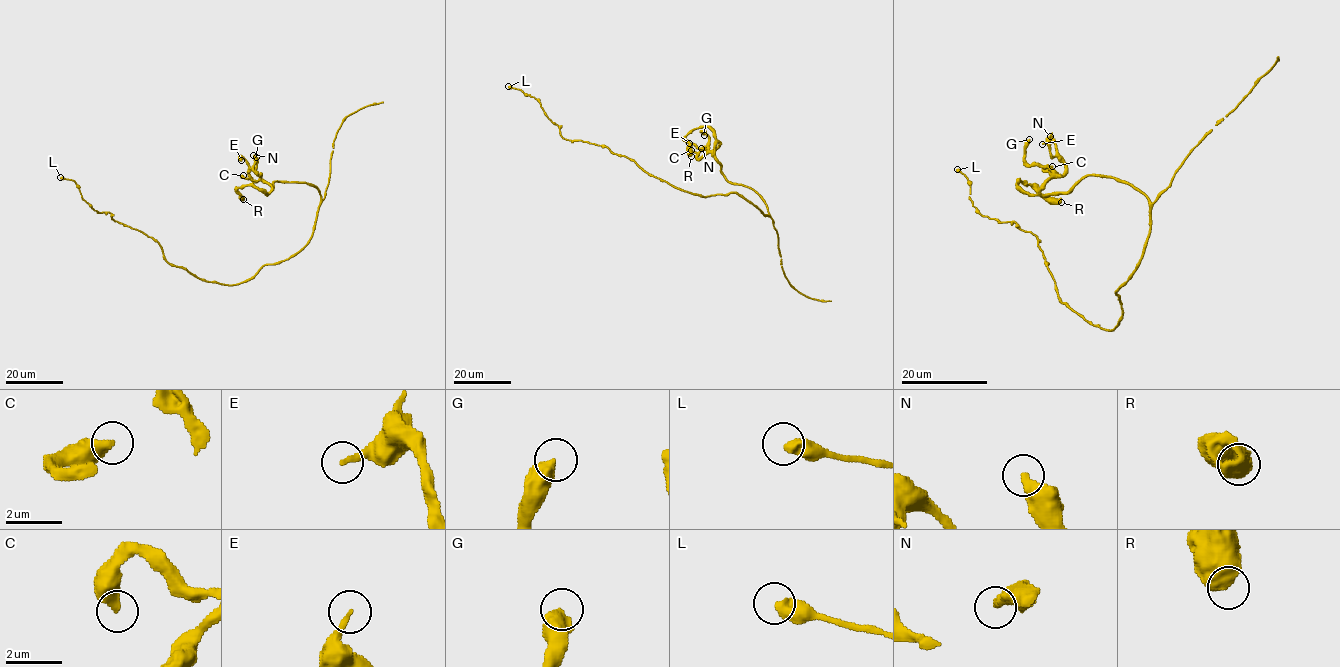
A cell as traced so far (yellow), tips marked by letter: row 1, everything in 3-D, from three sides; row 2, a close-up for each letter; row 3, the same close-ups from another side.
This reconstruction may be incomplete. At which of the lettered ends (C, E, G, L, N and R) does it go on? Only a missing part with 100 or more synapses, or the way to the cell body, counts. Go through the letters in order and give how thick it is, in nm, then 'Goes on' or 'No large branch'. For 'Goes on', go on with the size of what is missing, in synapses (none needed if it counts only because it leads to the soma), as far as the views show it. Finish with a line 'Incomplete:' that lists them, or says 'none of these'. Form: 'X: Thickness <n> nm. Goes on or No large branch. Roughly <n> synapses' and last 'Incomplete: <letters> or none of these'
C: Thickness 440 nm. No large branch
E: Thickness 190 nm. No large branch
G: Thickness 550 nm. No large branch
L: Thickness 500 nm. No large branch
N: Thickness 360 nm. No large branch
R: Thickness 800 nm. No large branch
Incomplete: none of these

